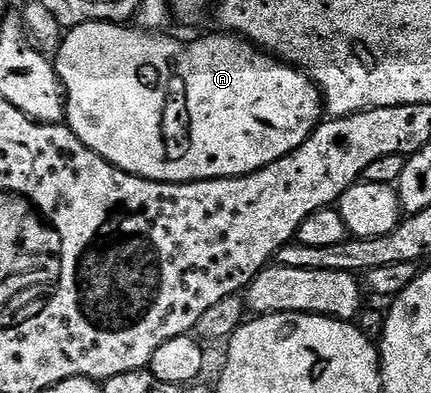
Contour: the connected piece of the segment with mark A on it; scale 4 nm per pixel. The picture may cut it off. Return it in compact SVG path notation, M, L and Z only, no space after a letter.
M80 24L80 25L78 25L78 27L77 27L77 28L69 28L69 29L67 29L67 32L66 32L66 35L65 35L65 36L64 36L64 37L63 37L63 39L61 39L61 41L60 41L60 43L59 43L59 45L58 45L58 47L57 47L57 48L56 48L56 49L55 49L55 52L54 52L54 67L55 67L55 69L56 69L56 74L57 74L57 76L59 76L59 78L60 78L60 83L61 83L61 84L63 84L63 86L64 86L64 90L65 90L65 93L66 93L66 124L67 124L67 127L69 127L69 128L71 128L71 129L72 129L72 133L74 133L74 134L75 134L75 136L76 136L76 137L77 137L77 138L78 138L78 139L79 139L79 140L81 140L81 141L82 141L82 142L83 142L83 144L84 144L84 145L85 145L85 146L86 146L86 147L87 147L87 148L89 148L89 149L90 149L90 150L94 150L94 151L95 151L95 152L96 152L96 153L98 153L98 154L99 154L99 156L101 156L101 157L102 157L102 158L106 158L106 159L107 159L107 160L108 160L108 161L110 161L110 162L111 162L111 163L112 163L112 164L113 164L113 166L114 166L114 167L115 167L115 168L120 168L120 169L122 169L122 170L123 170L123 172L133 172L133 174L135 174L135 176L141 176L141 177L142 177L142 178L146 178L146 179L147 179L147 180L161 180L161 181L162 181L162 182L166 182L166 183L167 183L167 184L189 184L189 183L190 183L190 181L191 181L191 180L213 180L213 179L214 179L214 178L226 178L226 177L227 177L227 176L248 176L248 175L249 175L249 174L251 174L251 173L252 173L252 172L256 172L256 171L258 171L258 170L259 170L259 168L264 168L264 167L265 167L265 166L266 166L266 165L267 165L267 164L273 164L273 163L274 163L274 162L278 162L278 161L279 161L279 160L281 160L281 159L282 159L282 157L283 157L283 156L285 156L285 155L286 155L286 154L290 154L290 153L291 153L291 152L293 152L293 150L294 150L294 149L296 149L296 148L297 148L297 147L298 147L298 146L302 146L302 142L306 142L306 141L307 141L307 140L309 140L309 139L310 139L310 137L311 137L311 136L312 136L312 132L313 132L313 131L314 131L314 129L315 129L315 128L316 128L316 127L318 127L318 125L320 125L320 124L321 124L321 123L322 123L322 121L323 121L323 120L324 120L324 119L325 119L325 116L326 116L326 113L325 113L325 111L324 111L324 97L323 97L323 96L321 96L321 95L320 95L320 87L318 87L318 85L316 85L316 83L315 83L315 82L314 82L314 81L313 81L313 80L312 80L312 79L310 79L310 77L309 77L309 76L308 76L308 75L306 75L306 74L305 74L305 73L304 73L304 72L302 72L302 71L300 71L300 69L299 69L299 68L297 68L297 67L295 67L295 66L293 66L293 65L290 65L290 64L286 64L286 63L283 63L283 62L281 62L281 61L280 61L280 60L279 60L279 59L277 59L277 57L275 57L275 56L273 56L273 55L271 55L271 54L269 54L269 53L267 53L267 52L265 52L265 51L263 51L263 50L261 50L261 49L259 49L259 48L257 48L257 47L256 47L256 45L255 45L255 44L249 44L249 43L248 43L248 41L247 41L247 40L245 40L245 39L244 39L244 37L243 37L243 36L238 36L238 35L235 35L235 34L219 34L219 35L220 35L220 36L204 36L204 37L202 37L202 38L201 38L201 40L192 40L192 41L190 41L190 42L189 42L189 44L187 44L187 42L186 42L186 41L184 41L184 40L175 40L175 38L174 38L174 37L172 37L172 36L160 36L160 35L164 35L164 34L157 34L157 33L156 33L156 32L155 32L155 31L152 31L152 30L137 30L137 29L136 29L136 28L135 28L135 27L133 27L133 28L134 28L134 29L132 29L132 28L128 28L128 27L132 27L132 26L125 26L125 25L124 25L124 24Z

